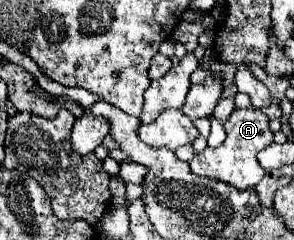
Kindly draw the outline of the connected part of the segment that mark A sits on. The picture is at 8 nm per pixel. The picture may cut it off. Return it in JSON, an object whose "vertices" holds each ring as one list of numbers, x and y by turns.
{"vertices":[[249,106,249,108,233,110,233,114,223,126,227,132,225,142,217,148,205,148,203,152,195,154,193,160,189,160,193,174,207,174,209,178,217,178,241,190,257,186,265,176,265,170,257,162,257,154,273,142,273,132,269,130,269,118,263,114,263,110]]}

